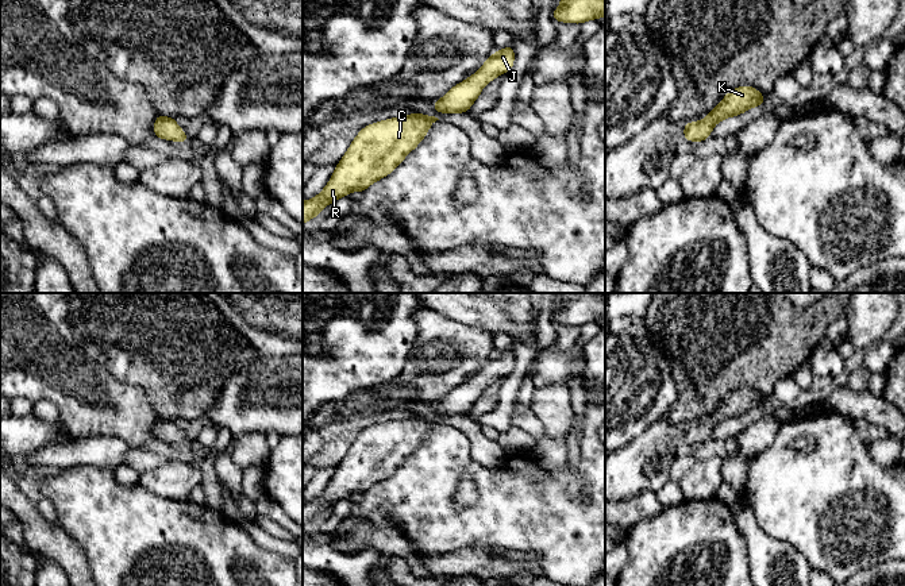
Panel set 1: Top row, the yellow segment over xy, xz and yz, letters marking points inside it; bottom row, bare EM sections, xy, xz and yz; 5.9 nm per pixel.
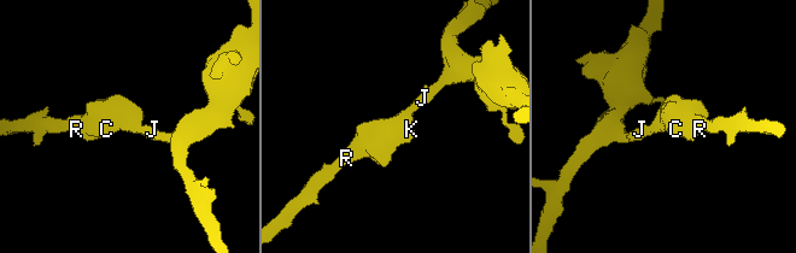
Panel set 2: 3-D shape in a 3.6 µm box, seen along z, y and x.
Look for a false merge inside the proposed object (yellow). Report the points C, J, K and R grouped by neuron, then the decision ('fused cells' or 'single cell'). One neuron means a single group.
C J K R | single cell

